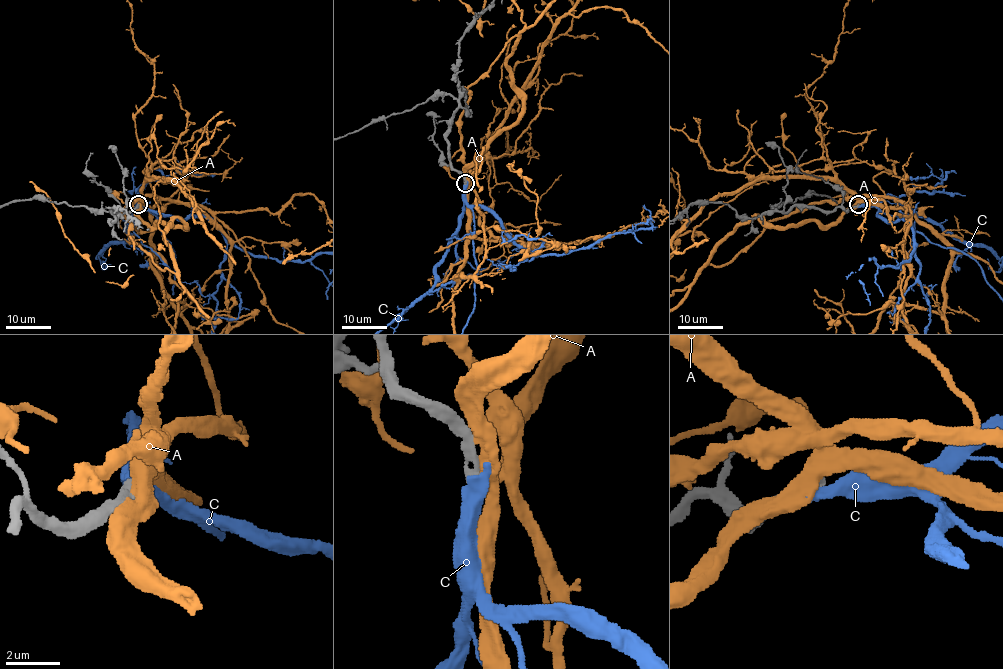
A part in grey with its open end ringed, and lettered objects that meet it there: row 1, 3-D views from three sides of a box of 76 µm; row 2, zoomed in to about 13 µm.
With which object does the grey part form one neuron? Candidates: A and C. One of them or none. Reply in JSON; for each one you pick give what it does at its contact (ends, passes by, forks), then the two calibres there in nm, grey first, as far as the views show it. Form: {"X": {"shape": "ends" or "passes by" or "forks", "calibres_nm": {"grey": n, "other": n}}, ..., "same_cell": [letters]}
{"same_cell": []}

